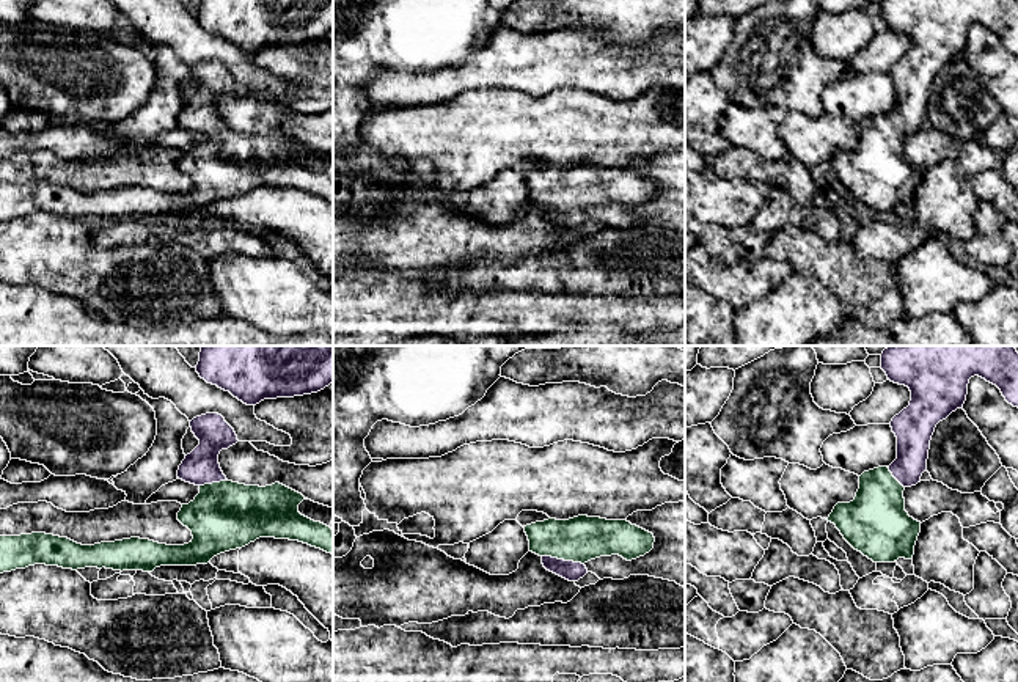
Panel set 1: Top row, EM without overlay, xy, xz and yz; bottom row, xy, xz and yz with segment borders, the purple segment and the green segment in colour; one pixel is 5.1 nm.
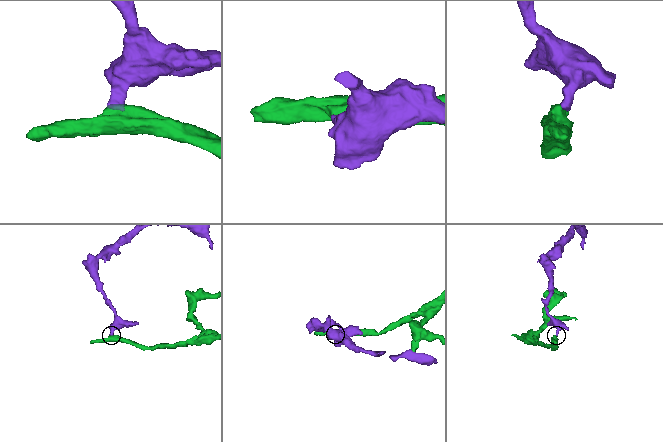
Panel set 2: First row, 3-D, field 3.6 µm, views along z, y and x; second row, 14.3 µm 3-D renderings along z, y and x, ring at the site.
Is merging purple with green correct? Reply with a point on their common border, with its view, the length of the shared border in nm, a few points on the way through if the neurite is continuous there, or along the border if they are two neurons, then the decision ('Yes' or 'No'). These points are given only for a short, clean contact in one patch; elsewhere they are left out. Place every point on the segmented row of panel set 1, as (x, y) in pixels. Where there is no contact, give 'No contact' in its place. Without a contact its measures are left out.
Touches purple at xz (563, 560). Shared border 220 nm. Path across: xz (571, 571), (563, 560), (580, 539). Yes

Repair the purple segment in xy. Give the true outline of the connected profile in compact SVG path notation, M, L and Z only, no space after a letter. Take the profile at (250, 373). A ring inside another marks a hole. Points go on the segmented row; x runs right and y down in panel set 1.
M203 346L196 372L247 405L324 390L333 382L333 346Z

